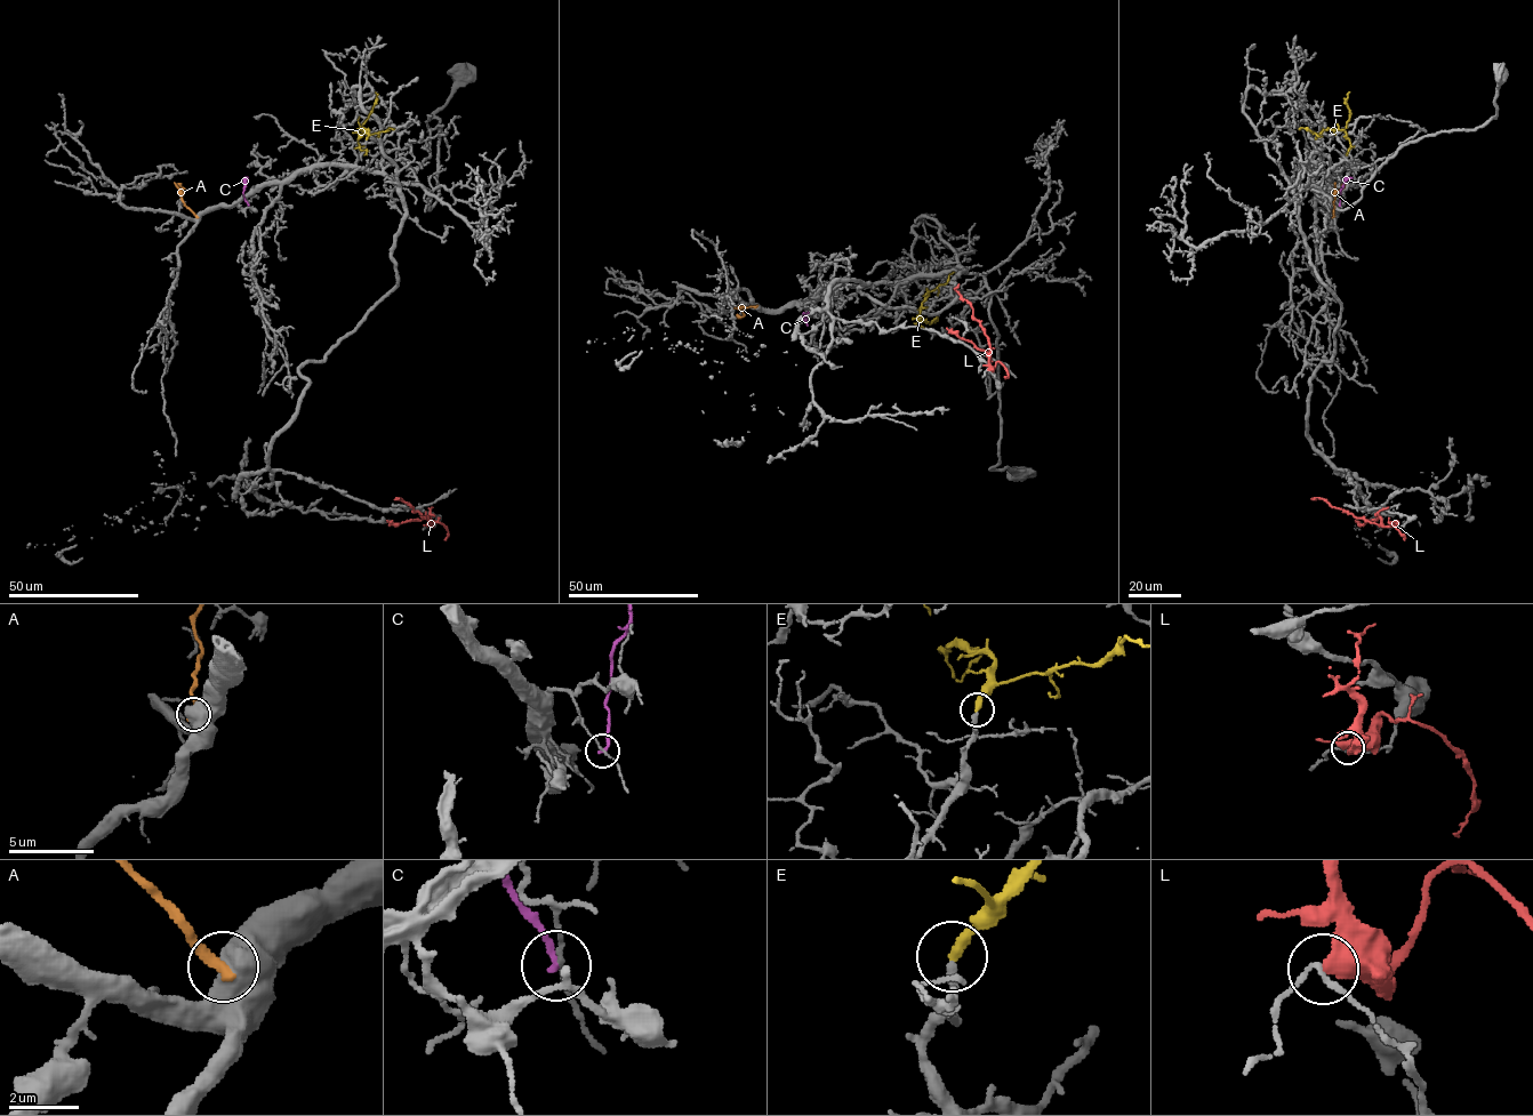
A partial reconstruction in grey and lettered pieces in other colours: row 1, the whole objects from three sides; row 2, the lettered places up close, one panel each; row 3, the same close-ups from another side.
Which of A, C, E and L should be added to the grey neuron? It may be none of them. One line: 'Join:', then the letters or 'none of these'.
Join: E

